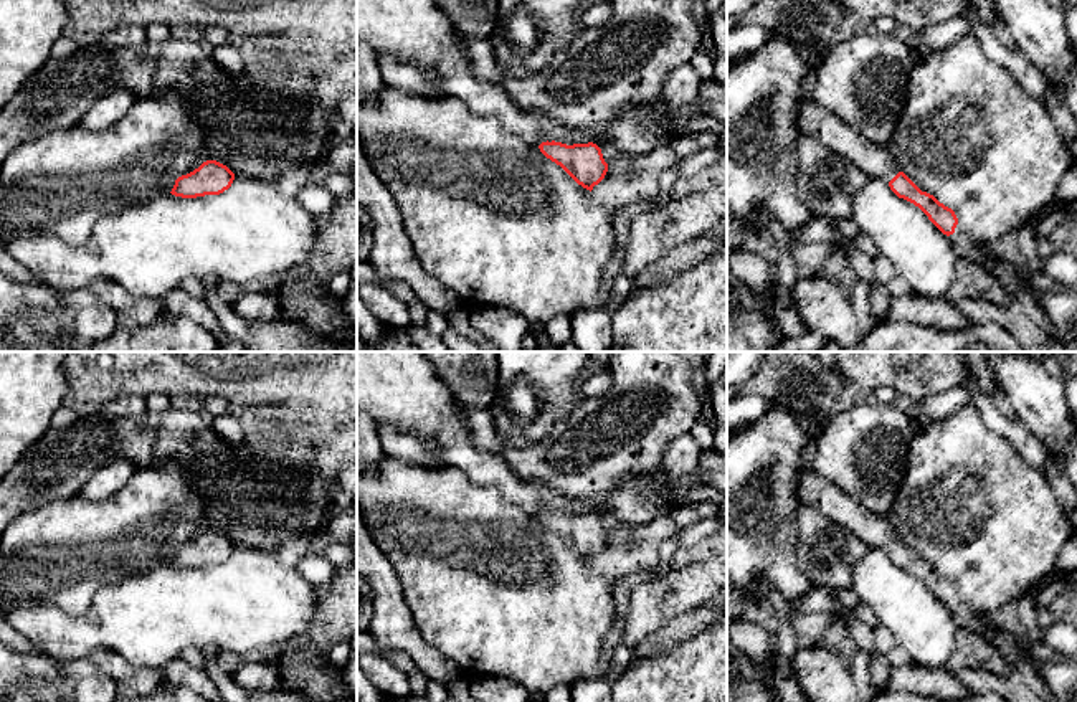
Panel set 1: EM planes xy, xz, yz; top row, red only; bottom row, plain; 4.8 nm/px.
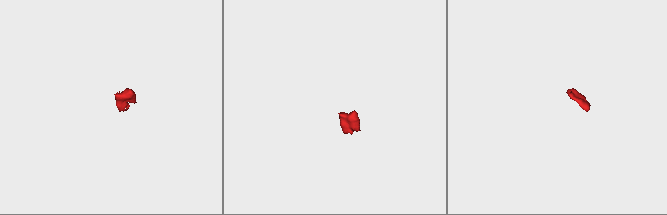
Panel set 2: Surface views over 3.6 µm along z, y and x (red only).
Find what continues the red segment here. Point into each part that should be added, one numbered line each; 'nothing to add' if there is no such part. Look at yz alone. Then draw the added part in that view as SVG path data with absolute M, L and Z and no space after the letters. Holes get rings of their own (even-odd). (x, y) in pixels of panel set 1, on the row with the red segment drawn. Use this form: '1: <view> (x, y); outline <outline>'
1: yz (876, 162); outline M809 96L798 102L796 126L839 157L851 160L869 178L882 178L889 183L900 172L889 149L856 134L836 114L821 107Z
2: yz (1018, 286); outline M956 225L955 233L948 236L955 246L958 256L966 256L988 269L1006 289L1011 299L1018 301L1022 311L1052 339L1056 339L1054 329L1036 301L1034 287L1029 274L1016 271L1011 264L998 259L989 248L983 248L973 243Z

